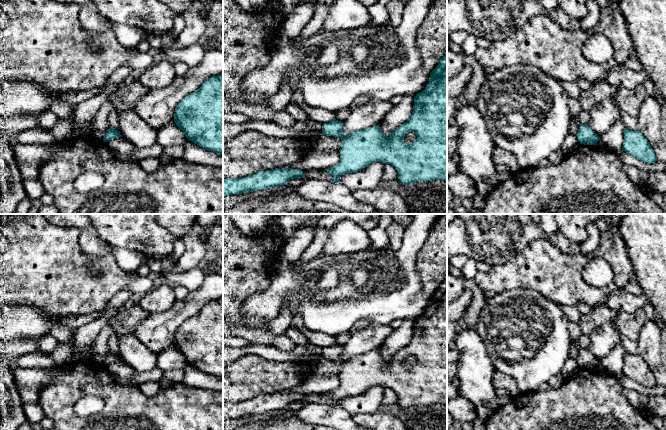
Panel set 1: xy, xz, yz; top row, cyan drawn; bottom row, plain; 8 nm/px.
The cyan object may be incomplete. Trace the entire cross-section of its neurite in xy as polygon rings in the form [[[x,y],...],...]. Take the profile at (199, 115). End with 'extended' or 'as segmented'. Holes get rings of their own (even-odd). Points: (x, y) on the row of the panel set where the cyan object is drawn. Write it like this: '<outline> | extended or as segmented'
[[[212,76],[176,106],[175,124],[185,137],[223,155],[223,76]]] | as segmented

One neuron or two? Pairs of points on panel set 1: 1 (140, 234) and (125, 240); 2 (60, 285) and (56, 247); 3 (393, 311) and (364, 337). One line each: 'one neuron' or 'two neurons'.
1: one neuron
2: one neuron
3: two neurons

